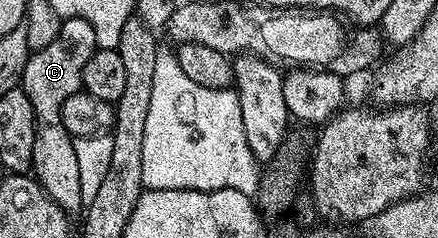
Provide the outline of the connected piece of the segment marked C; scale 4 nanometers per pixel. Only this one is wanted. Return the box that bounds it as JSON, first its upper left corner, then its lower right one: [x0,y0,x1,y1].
[19,18,99,213]

